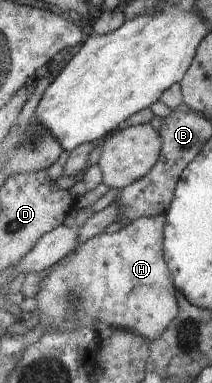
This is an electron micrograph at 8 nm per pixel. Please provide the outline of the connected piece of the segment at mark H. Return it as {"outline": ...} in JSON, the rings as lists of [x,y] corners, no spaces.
{"outline":[[[165,215],[157,217],[140,217],[137,218],[137,220],[127,222],[120,230],[112,231],[109,234],[106,232],[100,233],[89,240],[81,242],[68,257],[59,260],[52,268],[44,270],[46,276],[42,278],[42,288],[40,288],[40,292],[36,294],[37,308],[26,321],[40,322],[40,324],[44,326],[44,332],[46,332],[46,330],[50,330],[50,332],[54,332],[54,330],[58,330],[58,332],[74,332],[74,330],[80,330],[80,328],[94,327],[95,322],[104,322],[104,324],[108,324],[108,326],[112,326],[112,328],[122,328],[122,330],[132,332],[132,334],[138,334],[138,336],[147,339],[148,342],[160,338],[162,332],[170,326],[170,322],[178,316],[178,304],[176,303],[176,296],[174,294],[176,284],[172,284],[173,274],[169,270],[165,258],[162,258],[162,256],[165,256],[165,224]]]}

